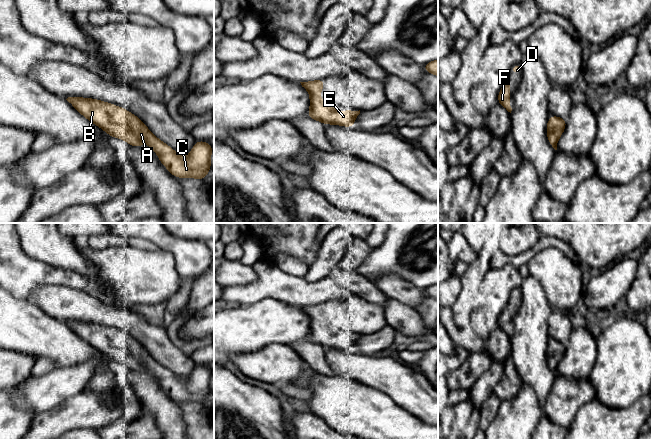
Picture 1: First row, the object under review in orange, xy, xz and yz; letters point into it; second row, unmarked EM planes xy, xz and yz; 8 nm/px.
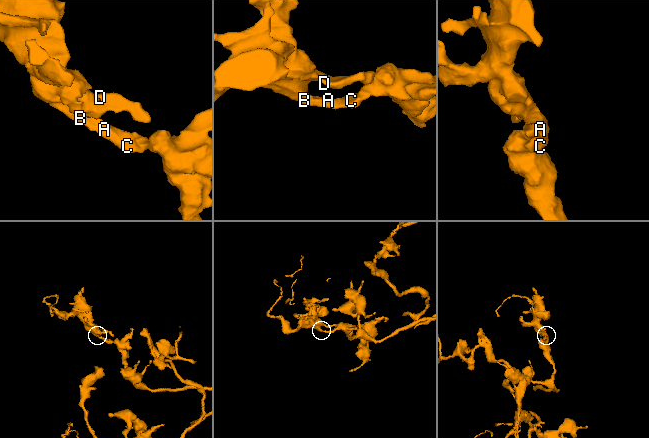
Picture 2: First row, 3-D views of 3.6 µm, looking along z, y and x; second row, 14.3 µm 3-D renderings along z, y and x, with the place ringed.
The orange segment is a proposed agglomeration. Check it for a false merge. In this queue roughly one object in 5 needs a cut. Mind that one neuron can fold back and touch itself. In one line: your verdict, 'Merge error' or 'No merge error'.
No merge error

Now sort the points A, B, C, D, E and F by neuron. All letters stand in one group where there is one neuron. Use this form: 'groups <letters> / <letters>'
groups A B C D E F

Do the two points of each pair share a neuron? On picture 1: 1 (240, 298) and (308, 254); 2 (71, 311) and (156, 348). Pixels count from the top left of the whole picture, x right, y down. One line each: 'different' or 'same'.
1: different
2: same

